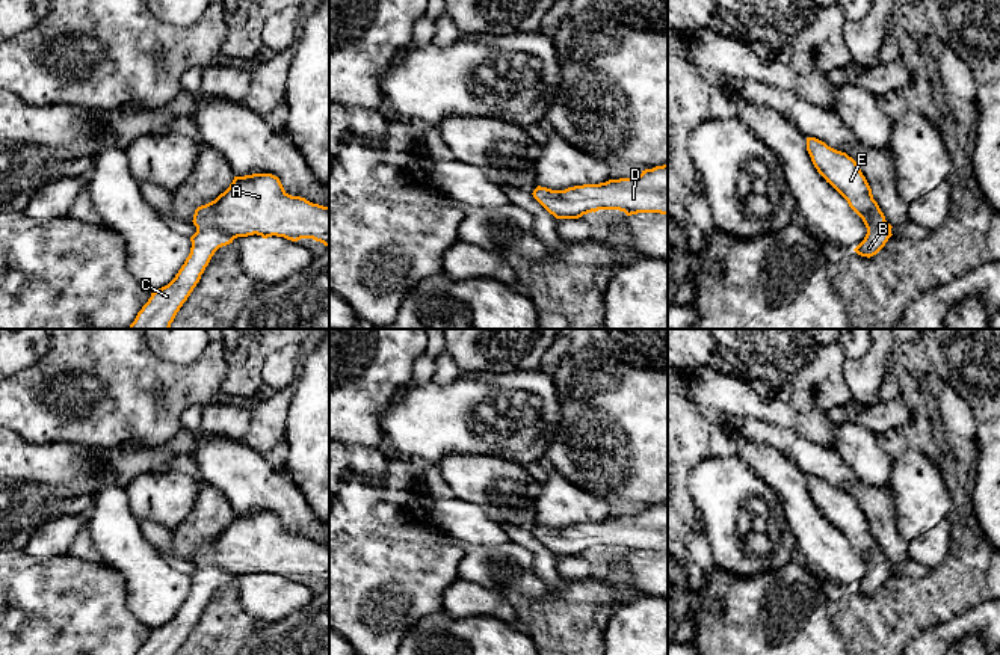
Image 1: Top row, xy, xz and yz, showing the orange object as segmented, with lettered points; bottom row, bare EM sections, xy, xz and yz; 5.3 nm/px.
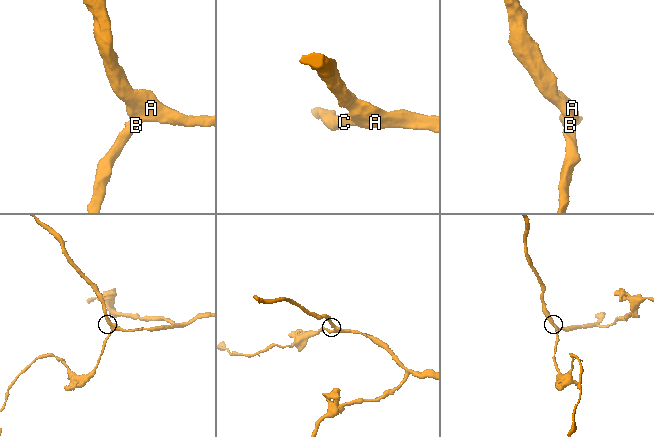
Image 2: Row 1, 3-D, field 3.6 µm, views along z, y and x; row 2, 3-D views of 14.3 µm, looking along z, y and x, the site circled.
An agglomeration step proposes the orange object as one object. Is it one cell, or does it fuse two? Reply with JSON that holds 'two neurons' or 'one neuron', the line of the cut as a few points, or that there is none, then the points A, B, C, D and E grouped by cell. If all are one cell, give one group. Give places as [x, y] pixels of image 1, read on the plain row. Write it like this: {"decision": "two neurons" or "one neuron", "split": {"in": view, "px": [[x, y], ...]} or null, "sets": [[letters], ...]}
{"decision": "one neuron", "split": null, "sets": [["A", "B", "C", "D", "E"]]}

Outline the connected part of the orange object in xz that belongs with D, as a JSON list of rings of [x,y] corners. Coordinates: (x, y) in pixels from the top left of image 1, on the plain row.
[[[668,501],[642,509],[640,513],[583,522],[565,528],[538,524],[533,536],[556,557],[579,557],[598,548],[668,552]]]

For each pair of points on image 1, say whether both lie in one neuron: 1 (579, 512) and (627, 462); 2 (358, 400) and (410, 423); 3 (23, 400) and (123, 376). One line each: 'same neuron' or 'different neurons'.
1: different neurons
2: different neurons
3: same neuron

